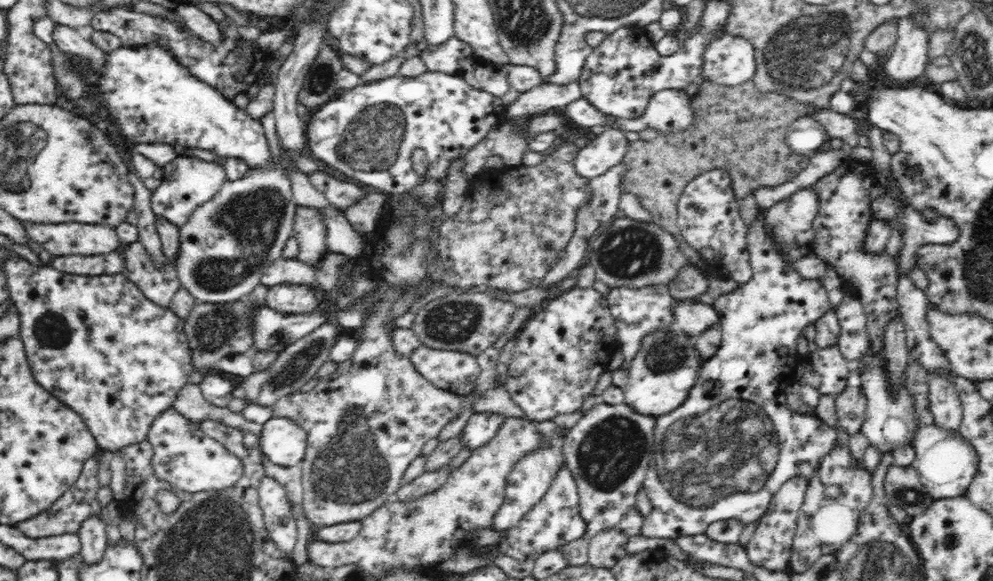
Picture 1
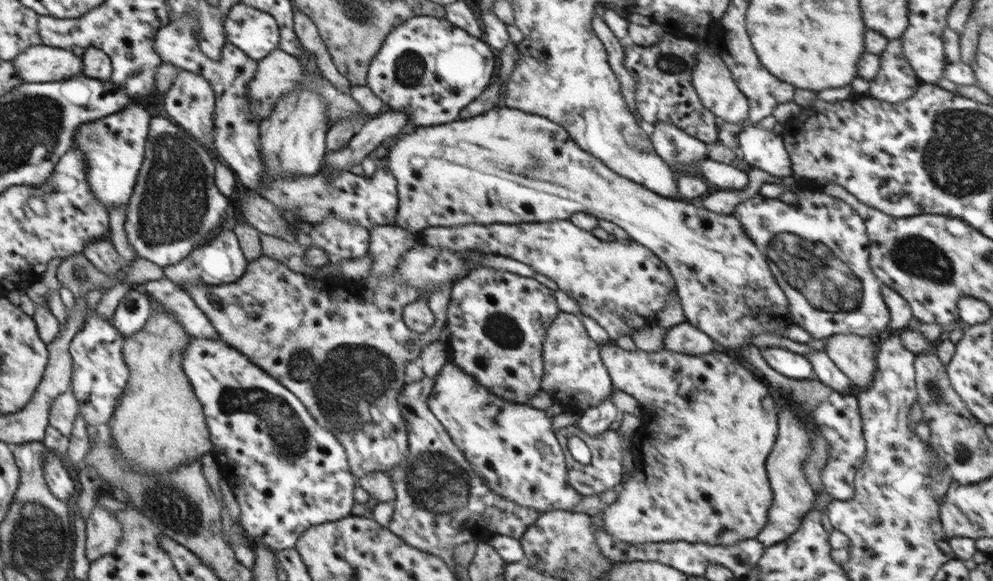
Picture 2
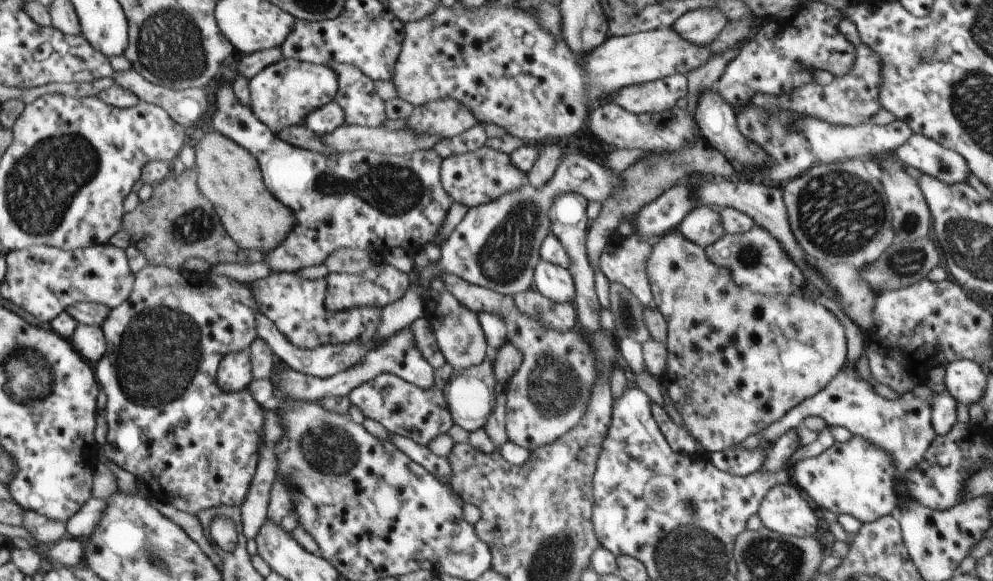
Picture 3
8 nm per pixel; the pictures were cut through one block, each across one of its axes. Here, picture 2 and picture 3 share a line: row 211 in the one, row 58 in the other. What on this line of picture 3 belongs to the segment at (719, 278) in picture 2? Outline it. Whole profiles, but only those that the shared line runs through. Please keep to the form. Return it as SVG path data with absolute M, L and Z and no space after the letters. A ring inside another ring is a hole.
M491 2L484 4L484 6L479 6L478 8L468 8L461 4L452 6L452 8L446 8L446 6L440 3L440 6L438 6L432 14L428 14L426 18L418 20L418 22L403 23L404 42L402 42L402 50L400 51L394 66L392 83L395 86L398 98L406 100L406 102L409 102L412 106L422 106L422 104L426 104L426 102L436 102L436 100L452 98L452 100L460 102L462 106L466 106L466 108L476 116L476 120L478 120L479 123L490 123L496 126L501 126L505 132L508 132L512 136L516 136L516 138L519 138L522 141L524 140L524 142L544 142L544 140L550 140L550 136L552 136L552 140L560 140L560 138L566 138L566 136L574 136L574 134L584 126L584 122L586 122L586 118L588 118L588 108L586 106L588 100L594 105L597 105L597 103L601 102L602 98L606 101L612 97L613 92L618 92L618 90L622 90L622 88L626 88L626 86L654 82L654 80L664 80L673 74L688 74L688 72L696 70L698 66L702 66L704 62L708 62L714 54L720 54L720 52L730 50L730 48L740 50L741 47L738 46L738 44L752 37L752 30L754 30L756 26L762 25L763 22L764 20L755 15L753 15L752 18L730 20L727 22L726 26L722 28L722 32L714 38L714 42L710 42L710 46L706 46L706 48L700 48L698 44L692 44L692 42L684 40L684 38L678 36L678 34L672 30L672 26L670 26L670 28L608 38L608 40L605 40L600 46L596 46L590 54L586 54L586 56L580 58L580 56L576 56L576 54L568 48L568 44L566 44L564 38L558 38L558 36L552 36L550 32L546 32L546 30L538 24L538 16L532 14L532 12L524 12L524 10L520 10L520 8L498 6L498 4L492 4Z

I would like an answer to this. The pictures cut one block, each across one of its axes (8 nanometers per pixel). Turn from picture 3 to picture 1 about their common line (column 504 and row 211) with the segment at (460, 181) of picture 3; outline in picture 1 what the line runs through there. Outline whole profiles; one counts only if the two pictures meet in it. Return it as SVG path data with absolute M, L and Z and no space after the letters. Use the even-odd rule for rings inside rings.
M178 156L172 162L163 166L164 178L162 184L152 191L150 203L156 216L166 217L172 224L180 228L194 209L204 202L208 202L224 184L224 167L214 163L198 159L195 156Z

